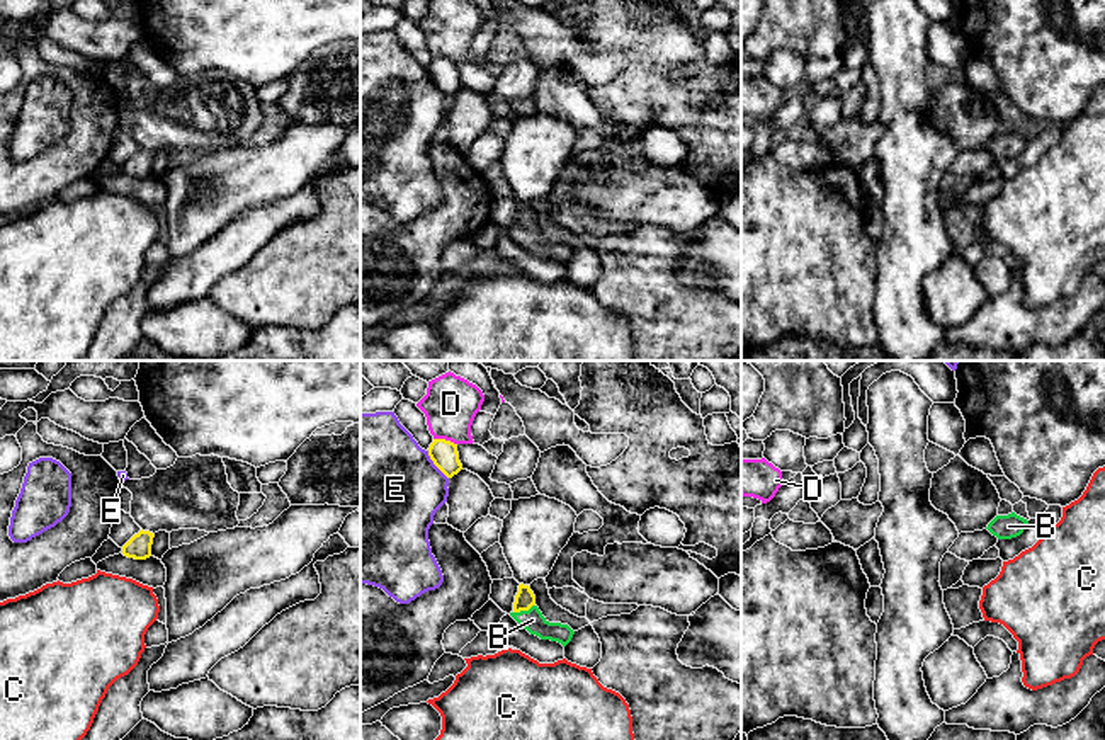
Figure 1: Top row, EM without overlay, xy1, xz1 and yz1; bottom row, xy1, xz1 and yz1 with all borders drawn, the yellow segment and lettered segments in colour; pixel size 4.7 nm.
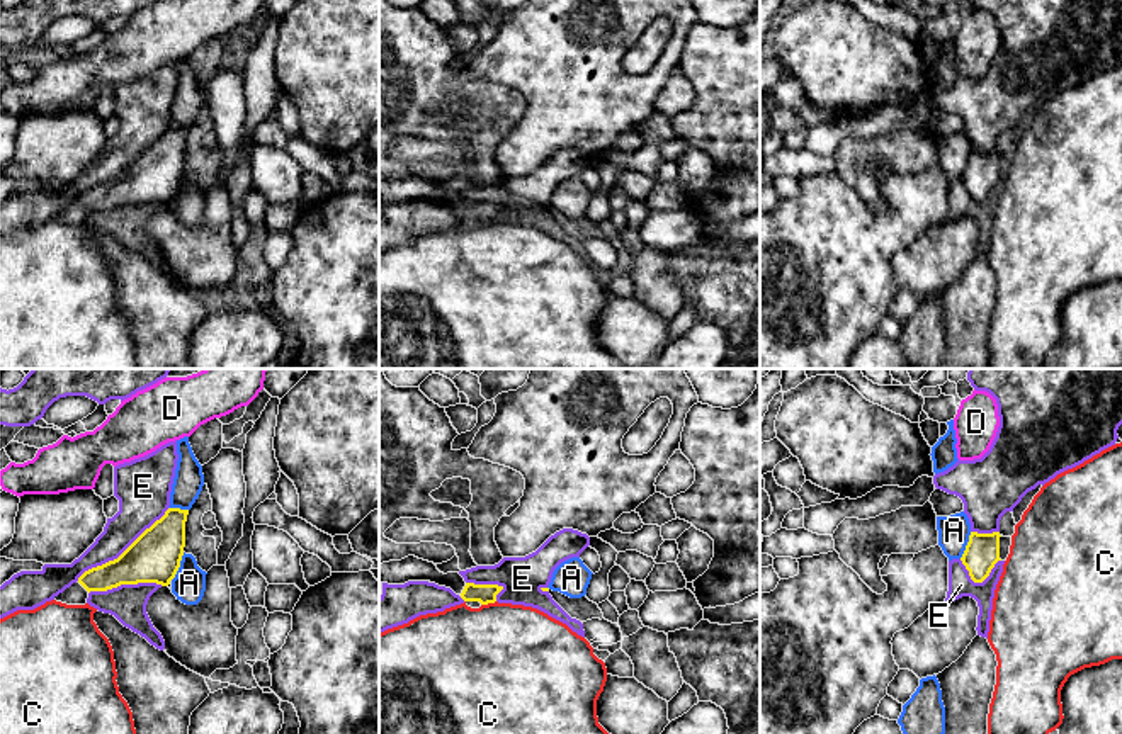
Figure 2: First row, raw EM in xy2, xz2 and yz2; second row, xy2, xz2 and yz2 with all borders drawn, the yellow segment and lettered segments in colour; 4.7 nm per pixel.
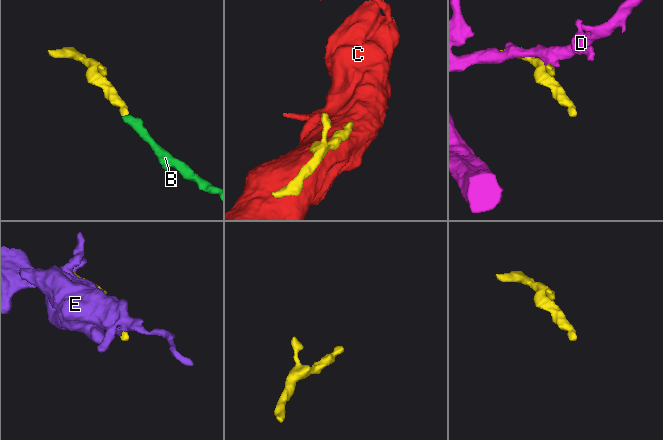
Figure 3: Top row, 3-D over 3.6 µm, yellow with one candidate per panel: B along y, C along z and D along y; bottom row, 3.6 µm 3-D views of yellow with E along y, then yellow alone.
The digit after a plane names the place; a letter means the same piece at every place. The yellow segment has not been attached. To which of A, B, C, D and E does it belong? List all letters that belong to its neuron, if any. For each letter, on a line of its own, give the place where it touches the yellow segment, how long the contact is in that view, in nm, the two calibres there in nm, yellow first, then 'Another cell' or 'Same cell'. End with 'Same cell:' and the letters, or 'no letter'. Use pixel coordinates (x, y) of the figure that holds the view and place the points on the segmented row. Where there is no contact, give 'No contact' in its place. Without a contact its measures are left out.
A: Touches yellow at xy2 (179, 566). Shared border 150 nm. Thickness 240 nm (yellow) against 160 nm. Another cell
B: Touches yellow at xz1 (524, 609). Shared border 110 nm. Thickness 90 nm (yellow) against 110 nm. Same cell
C: Touches yellow at xz2 (488, 602). Shared border 80 nm. Thickness 100 nm (yellow) against 480 nm. Another cell
D: Touches yellow at xz1 (444, 439). Shared border 120 nm. Thickness 130 nm (yellow) against 260 nm. Another cell
E: Touches yellow at xy2 (124, 551). Shared border 550 nm. Thickness 240 nm (yellow) against 220 nm. Another cell
Same cell: B

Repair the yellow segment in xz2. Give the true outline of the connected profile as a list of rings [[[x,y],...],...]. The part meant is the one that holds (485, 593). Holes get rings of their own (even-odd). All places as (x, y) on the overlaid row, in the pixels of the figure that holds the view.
[[[408,556],[401,561],[379,564],[379,581],[388,584],[405,584],[408,581],[430,581],[450,588],[464,601],[495,603],[503,590],[498,584],[466,583],[459,573],[440,573],[434,562]]]

